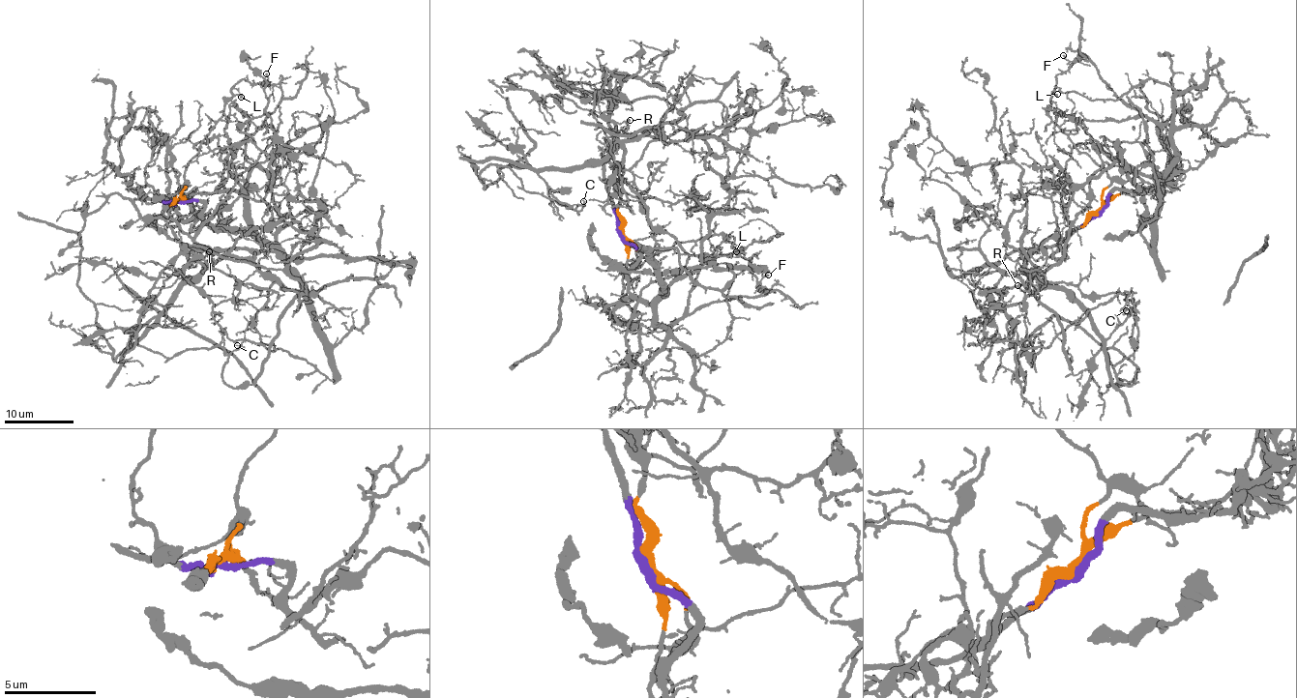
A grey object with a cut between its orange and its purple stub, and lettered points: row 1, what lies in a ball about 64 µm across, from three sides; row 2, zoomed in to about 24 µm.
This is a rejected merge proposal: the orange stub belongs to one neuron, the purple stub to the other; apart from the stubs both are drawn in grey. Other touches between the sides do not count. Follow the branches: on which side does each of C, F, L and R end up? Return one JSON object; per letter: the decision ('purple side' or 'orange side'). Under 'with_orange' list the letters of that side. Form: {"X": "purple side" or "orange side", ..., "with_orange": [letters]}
{"C": "orange side", "F": "orange side", "L": "orange side", "R": "orange side", "with_orange": ["C", "F", "L", "R"]}

